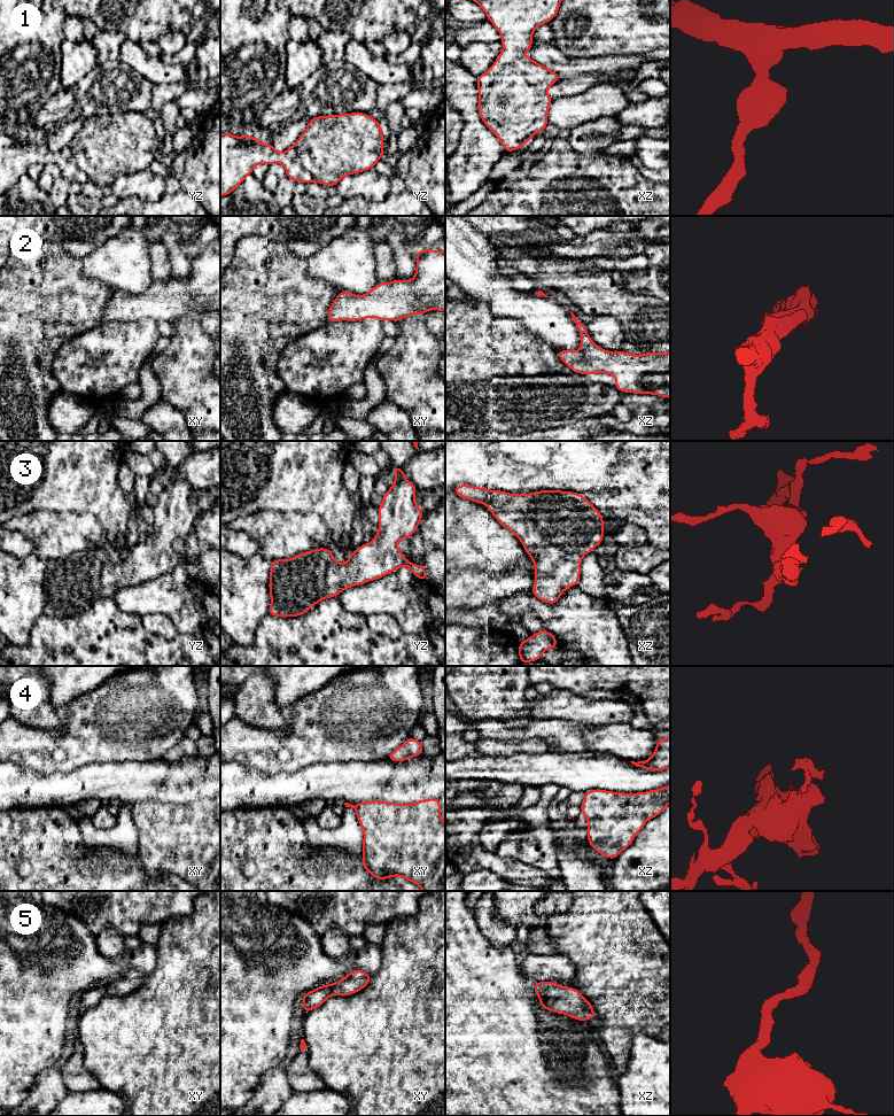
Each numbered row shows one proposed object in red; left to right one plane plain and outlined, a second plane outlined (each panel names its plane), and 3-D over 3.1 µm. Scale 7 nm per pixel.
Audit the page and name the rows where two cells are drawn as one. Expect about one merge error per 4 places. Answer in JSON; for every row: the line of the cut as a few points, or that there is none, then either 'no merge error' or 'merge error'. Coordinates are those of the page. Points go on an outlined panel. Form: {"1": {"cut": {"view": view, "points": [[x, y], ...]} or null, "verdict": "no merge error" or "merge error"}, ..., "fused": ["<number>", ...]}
{"1": {"cut": null, "verdict": "no merge error"}, "2": {"cut": null, "verdict": "no merge error"}, "3": {"cut": null, "verdict": "no merge error"}, "4": {"cut": {"view": "xy", "points": [[354, 806], [356, 812]]}, "verdict": "merge error"}, "5": {"cut": null, "verdict": "no merge error"}, "fused": ["4"]}

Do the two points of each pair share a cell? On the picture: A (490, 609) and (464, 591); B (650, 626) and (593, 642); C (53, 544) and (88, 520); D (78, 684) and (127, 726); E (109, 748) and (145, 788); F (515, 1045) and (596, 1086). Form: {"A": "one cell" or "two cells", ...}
{"A": "two cells", "B": "two cells", "C": "one cell", "D": "two cells", "E": "two cells", "F": "one cell"}

